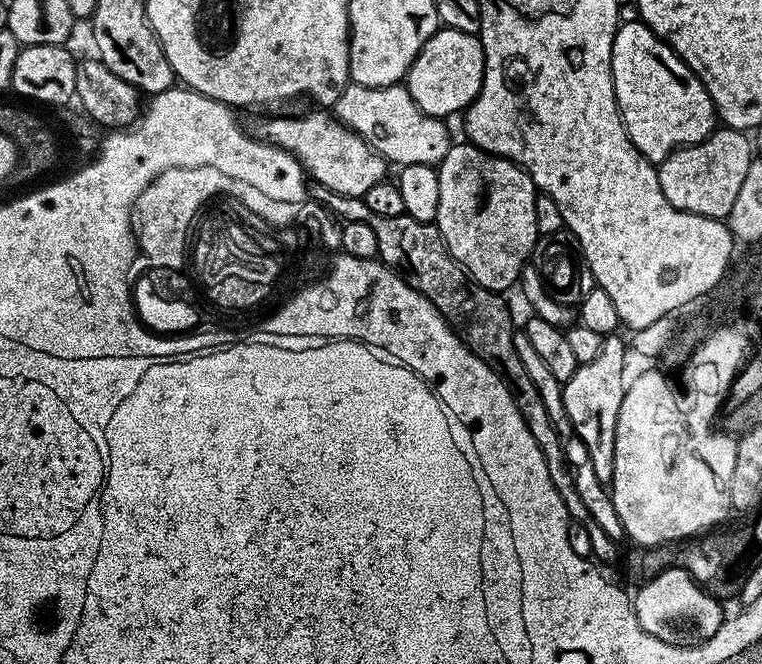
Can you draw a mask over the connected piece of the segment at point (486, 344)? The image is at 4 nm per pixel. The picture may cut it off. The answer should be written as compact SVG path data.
M315 182L309 183L308 196L313 203L320 205L325 212L333 214L341 221L366 222L366 226L374 230L378 241L377 257L393 272L397 272L411 288L425 296L460 335L468 349L478 358L482 358L482 362L486 362L490 370L500 375L508 385L514 398L514 406L518 406L530 434L534 434L534 442L538 442L542 450L546 470L550 470L550 482L554 482L554 490L562 494L562 502L569 517L583 526L589 535L593 559L599 563L614 561L619 547L598 526L590 515L590 510L586 510L586 505L582 503L578 486L574 486L573 467L564 453L561 433L556 431L554 422L550 422L550 414L546 414L546 406L542 406L542 394L538 394L538 386L530 382L530 374L526 374L526 366L522 366L522 358L518 358L518 352L514 350L514 325L512 316L508 313L508 304L504 301L505 297L501 293L486 290L472 280L461 264L448 253L446 242L435 223L418 222L418 218L406 215L398 218L381 218L379 214L373 214L366 207L363 198L338 194L334 190L326 190L326 186Z

